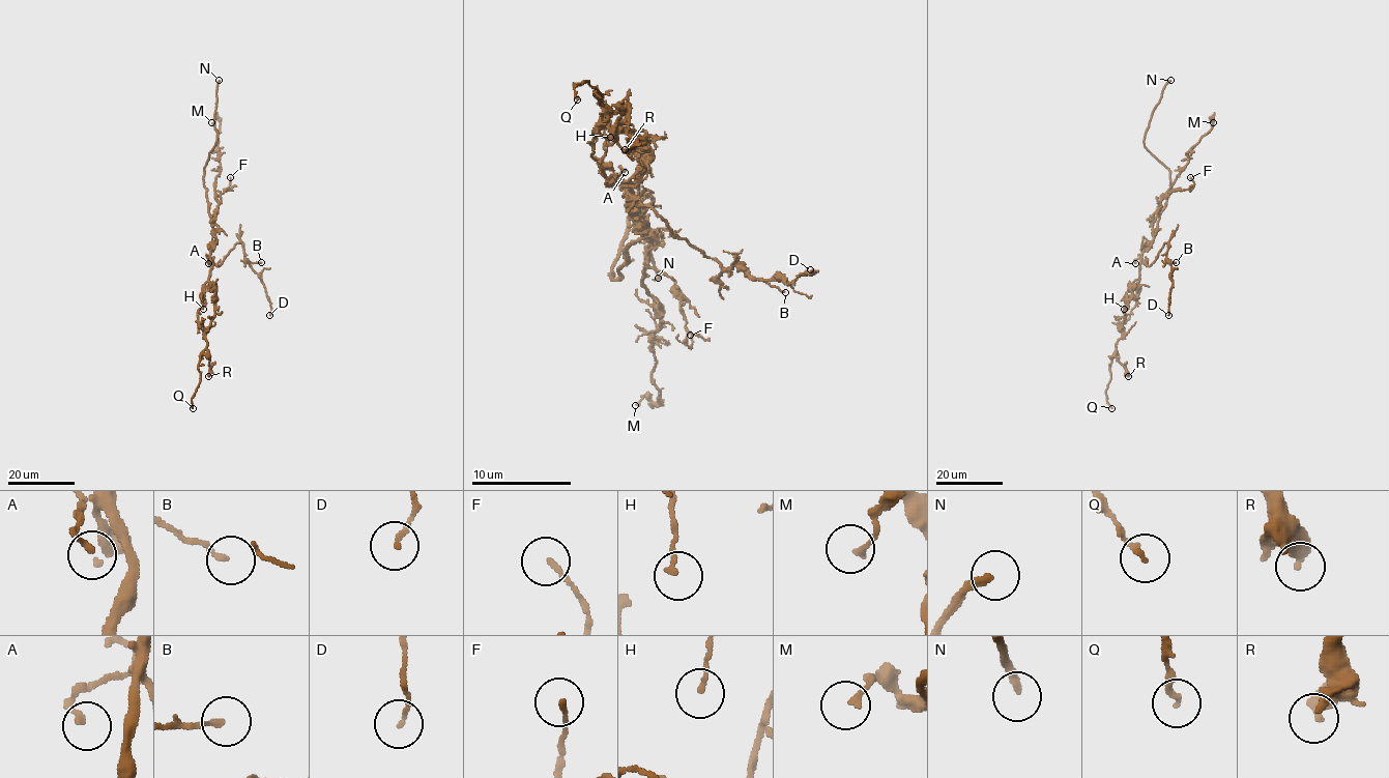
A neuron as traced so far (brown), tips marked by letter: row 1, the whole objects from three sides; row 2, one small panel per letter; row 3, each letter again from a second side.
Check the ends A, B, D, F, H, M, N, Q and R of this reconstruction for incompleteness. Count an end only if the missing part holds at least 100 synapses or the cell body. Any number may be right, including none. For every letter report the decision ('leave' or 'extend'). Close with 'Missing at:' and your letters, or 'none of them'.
A: leave
B: leave
D: leave
F: leave
H: leave
M: leave
N: extend
Q: leave
R: leave
Missing at: N

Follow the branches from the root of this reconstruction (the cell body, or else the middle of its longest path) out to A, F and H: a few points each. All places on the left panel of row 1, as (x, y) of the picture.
A: (214, 242), (208, 263)
F: (214, 242), (212, 223), (218, 205), (215, 197), (229, 190), (230, 177)
H: (214, 242), (209, 253), (209, 278), (201, 294), (203, 309)

